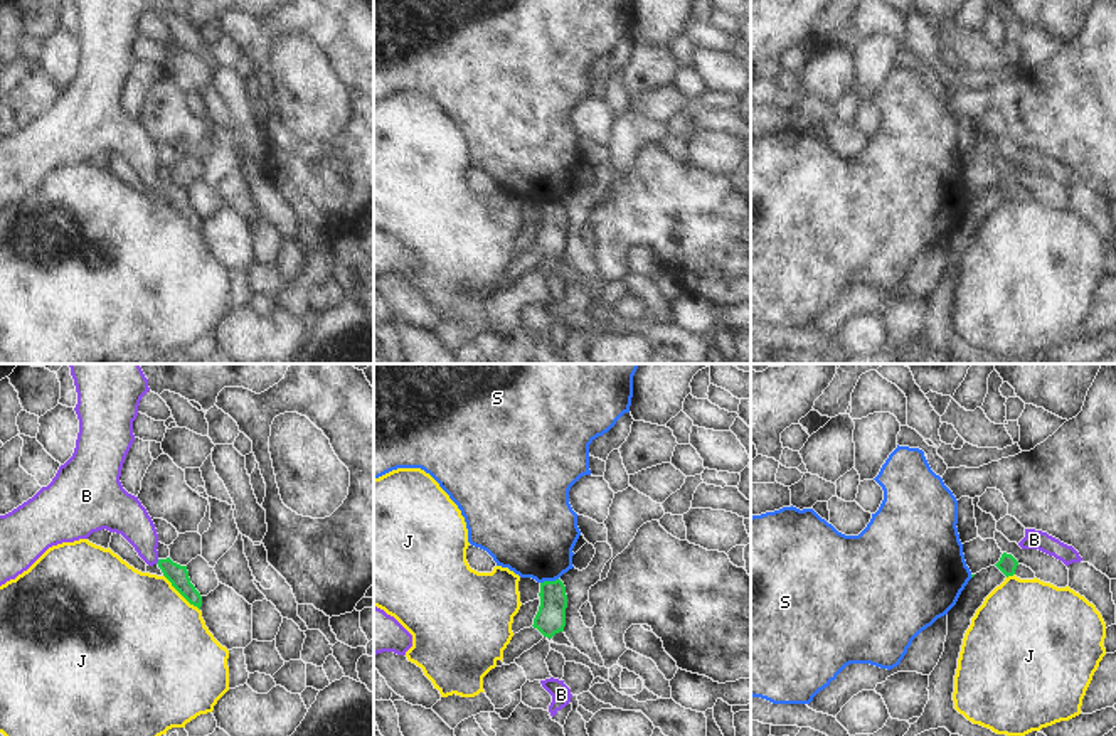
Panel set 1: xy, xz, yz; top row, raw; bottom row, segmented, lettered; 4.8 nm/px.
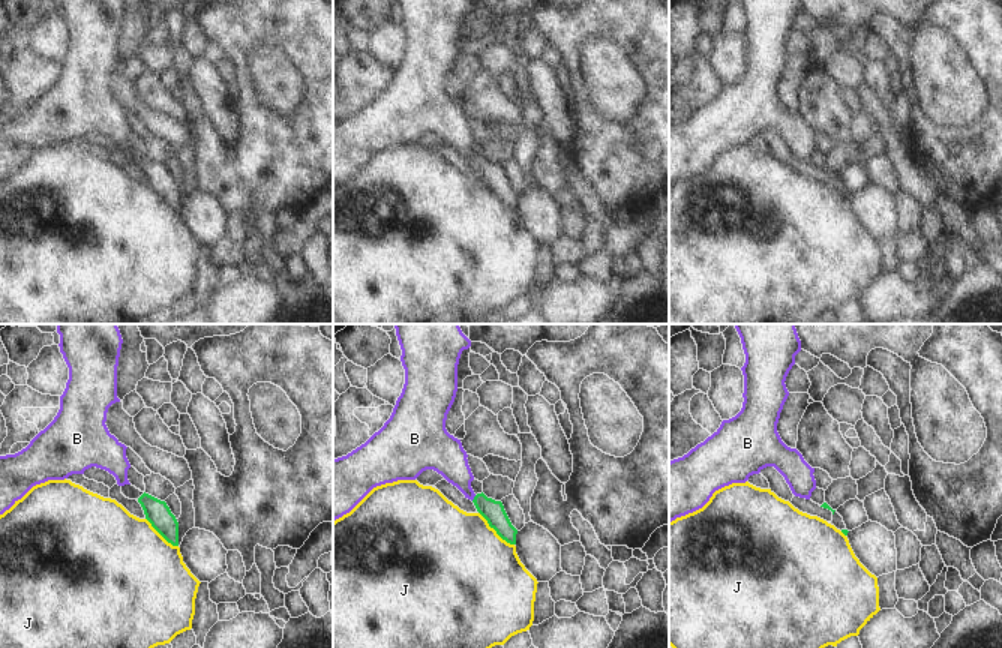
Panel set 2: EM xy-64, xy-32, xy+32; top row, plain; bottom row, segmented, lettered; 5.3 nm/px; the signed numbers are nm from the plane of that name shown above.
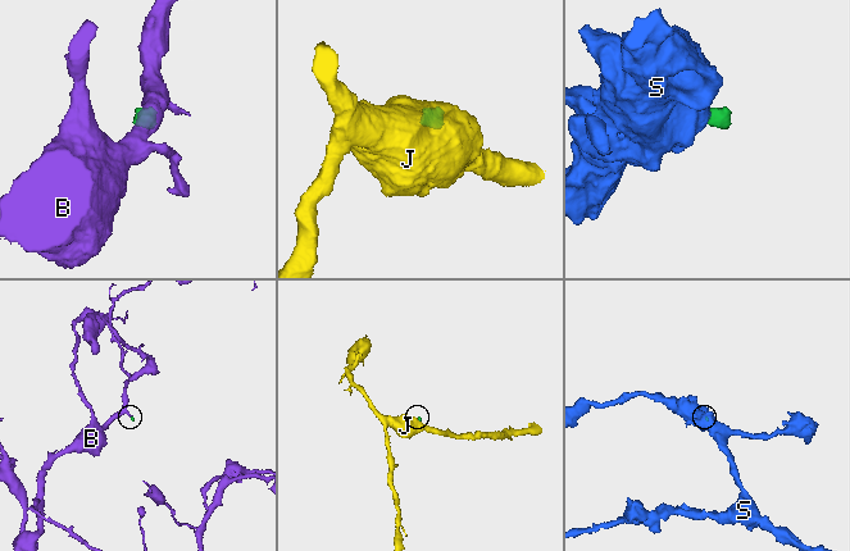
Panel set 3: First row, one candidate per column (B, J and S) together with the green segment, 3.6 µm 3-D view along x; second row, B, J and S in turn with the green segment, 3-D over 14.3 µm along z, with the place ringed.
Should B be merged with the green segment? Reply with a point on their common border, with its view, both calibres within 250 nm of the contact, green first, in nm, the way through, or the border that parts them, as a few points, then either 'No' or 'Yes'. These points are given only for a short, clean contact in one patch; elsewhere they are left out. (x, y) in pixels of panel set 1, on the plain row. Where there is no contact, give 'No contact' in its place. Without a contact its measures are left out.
Touches green at xy (159, 184). Thickness 100 nm (green) against 170 nm. Path across: xy (177, 197), (159, 184), (130, 142). Yes.

